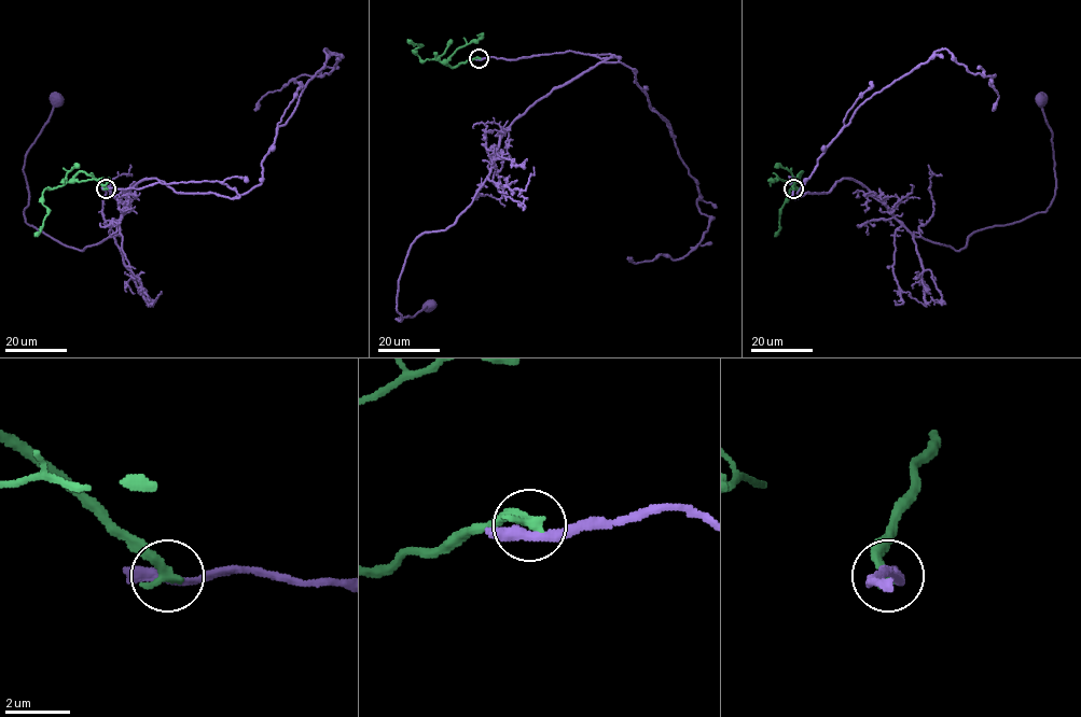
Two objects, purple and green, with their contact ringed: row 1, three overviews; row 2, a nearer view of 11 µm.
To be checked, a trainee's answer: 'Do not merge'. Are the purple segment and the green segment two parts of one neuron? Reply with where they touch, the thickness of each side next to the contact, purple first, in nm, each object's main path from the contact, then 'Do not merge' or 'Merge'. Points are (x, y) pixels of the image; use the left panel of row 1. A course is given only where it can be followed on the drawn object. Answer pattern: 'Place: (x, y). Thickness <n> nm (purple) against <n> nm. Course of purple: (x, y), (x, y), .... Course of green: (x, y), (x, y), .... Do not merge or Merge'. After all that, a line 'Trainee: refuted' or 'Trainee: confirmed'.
Place: (106, 188). Thickness 440 nm (purple) against 360 nm. Course of purple: (106, 188), (220, 181), (239, 196), (144, 178), (111, 237), (63, 245), (24, 214), (26, 152), (57, 100). Course of green: (106, 188), (91, 176), (79, 171), (61, 185), (45, 188), (42, 204), (47, 214), (35, 236). Do not merge
Trainee: confirmed

